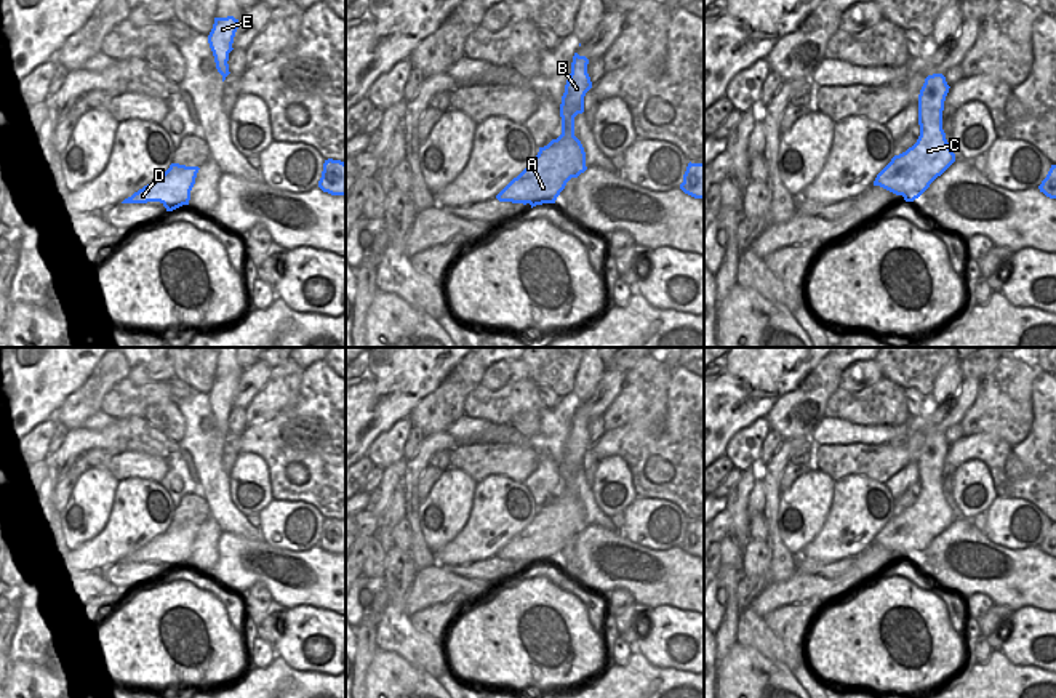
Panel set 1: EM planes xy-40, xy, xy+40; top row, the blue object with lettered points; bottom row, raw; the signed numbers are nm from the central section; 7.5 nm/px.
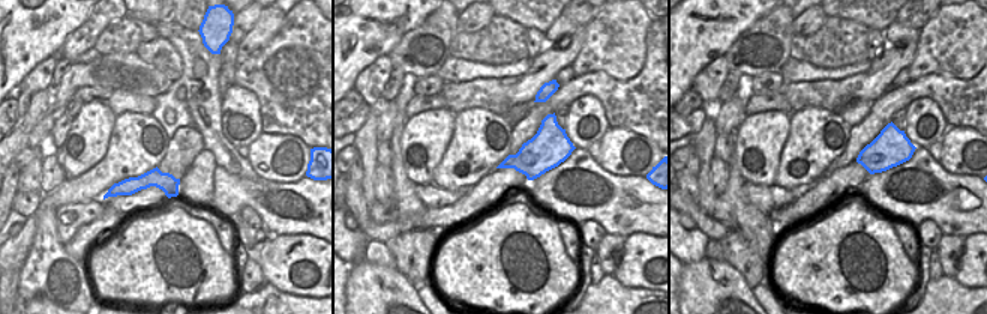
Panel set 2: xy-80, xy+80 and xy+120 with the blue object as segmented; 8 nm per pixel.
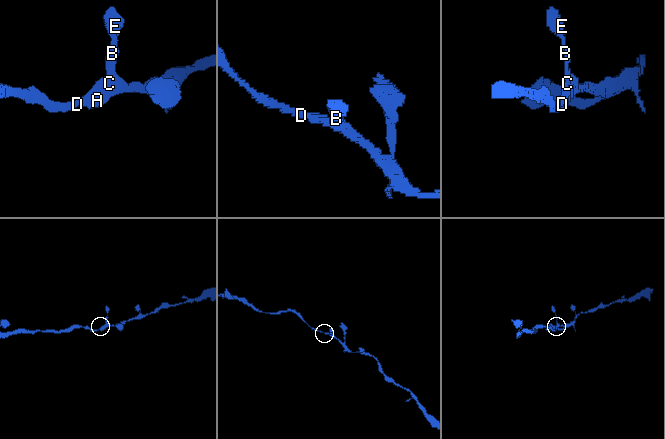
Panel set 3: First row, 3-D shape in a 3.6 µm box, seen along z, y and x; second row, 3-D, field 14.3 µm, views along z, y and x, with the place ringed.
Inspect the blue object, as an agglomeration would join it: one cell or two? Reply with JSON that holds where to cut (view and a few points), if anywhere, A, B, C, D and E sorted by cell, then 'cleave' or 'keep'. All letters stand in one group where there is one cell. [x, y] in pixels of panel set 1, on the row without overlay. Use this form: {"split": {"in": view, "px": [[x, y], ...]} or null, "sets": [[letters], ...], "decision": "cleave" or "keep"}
{"split": null, "sets": [["A", "B", "C", "D", "E"]], "decision": "keep"}

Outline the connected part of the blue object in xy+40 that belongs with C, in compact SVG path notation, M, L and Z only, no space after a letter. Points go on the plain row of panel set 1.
M942 432L925 437L918 453L920 495L912 506L891 517L877 533L874 544L902 554L906 560L914 560L955 520L955 512L942 488L949 447Z

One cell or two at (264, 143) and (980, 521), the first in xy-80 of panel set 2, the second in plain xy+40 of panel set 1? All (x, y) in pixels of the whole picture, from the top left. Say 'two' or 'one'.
two

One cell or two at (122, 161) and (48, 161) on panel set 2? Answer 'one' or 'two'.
two

